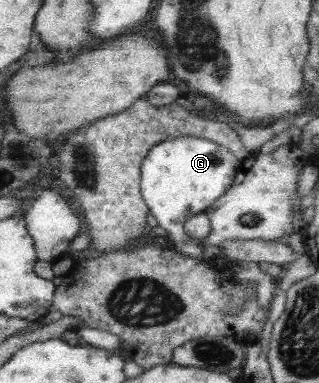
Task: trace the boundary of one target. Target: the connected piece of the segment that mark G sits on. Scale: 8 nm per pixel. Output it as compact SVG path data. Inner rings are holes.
M181 135L162 141L147 153L140 168L140 193L144 201L147 202L150 215L157 221L157 225L167 233L164 237L168 239L168 242L173 245L176 251L197 260L201 259L205 243L200 244L188 237L187 232L183 229L183 223L188 216L203 212L228 189L239 163L240 160L236 159L232 152L228 151L223 145L191 135Z

